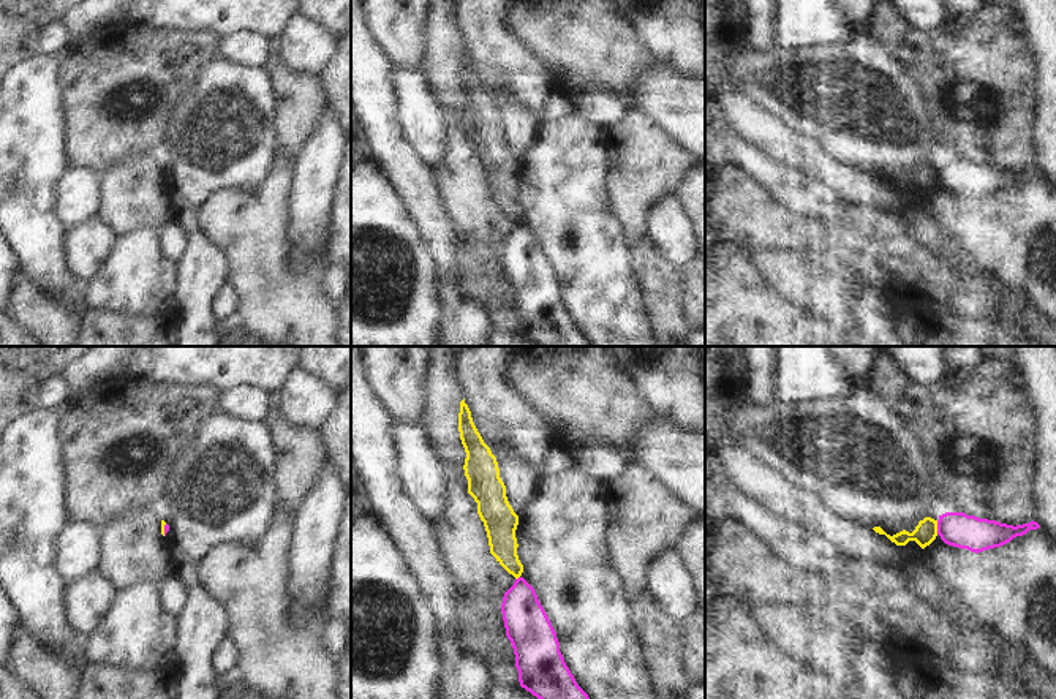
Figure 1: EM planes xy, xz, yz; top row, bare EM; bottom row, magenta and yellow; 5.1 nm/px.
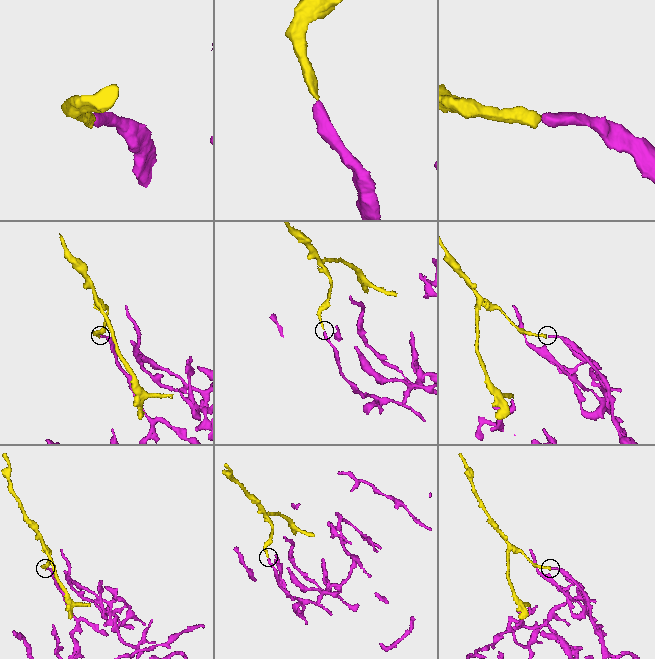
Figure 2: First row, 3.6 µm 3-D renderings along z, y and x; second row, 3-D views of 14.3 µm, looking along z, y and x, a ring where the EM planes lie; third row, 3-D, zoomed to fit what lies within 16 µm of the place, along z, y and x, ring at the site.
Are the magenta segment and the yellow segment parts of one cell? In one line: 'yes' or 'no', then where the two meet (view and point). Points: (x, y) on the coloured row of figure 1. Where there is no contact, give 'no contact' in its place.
no | yz (938, 527)

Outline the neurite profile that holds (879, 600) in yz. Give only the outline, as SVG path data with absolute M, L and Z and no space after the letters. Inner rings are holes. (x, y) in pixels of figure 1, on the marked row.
M850 560L839 576L828 577L827 582L830 585L828 606L860 628L868 640L881 642L895 667L907 663L931 664L941 671L988 674L1001 678L1010 658L1028 656L1020 645L1005 640L996 629L983 623L979 626L977 636L953 625L944 610L925 603L914 591L899 568Z

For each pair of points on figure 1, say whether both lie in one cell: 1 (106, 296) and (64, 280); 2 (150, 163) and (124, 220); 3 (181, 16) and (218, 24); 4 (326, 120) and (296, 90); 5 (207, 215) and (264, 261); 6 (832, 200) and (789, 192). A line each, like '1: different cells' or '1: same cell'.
1: different cells
2: same cell
3: same cell
4: different cells
5: same cell
6: same cell

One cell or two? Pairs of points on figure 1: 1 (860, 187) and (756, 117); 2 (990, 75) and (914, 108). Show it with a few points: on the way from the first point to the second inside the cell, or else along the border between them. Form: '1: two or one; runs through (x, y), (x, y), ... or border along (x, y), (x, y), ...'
1: one; runs through (835, 174), (808, 155), (781, 143)
2: two; border along (906, 71), (925, 98), (936, 139)

